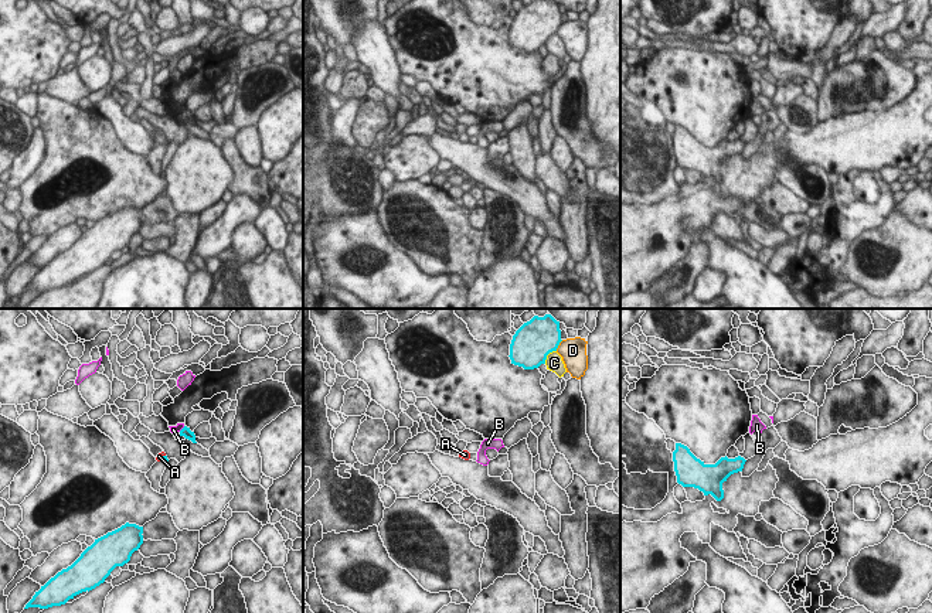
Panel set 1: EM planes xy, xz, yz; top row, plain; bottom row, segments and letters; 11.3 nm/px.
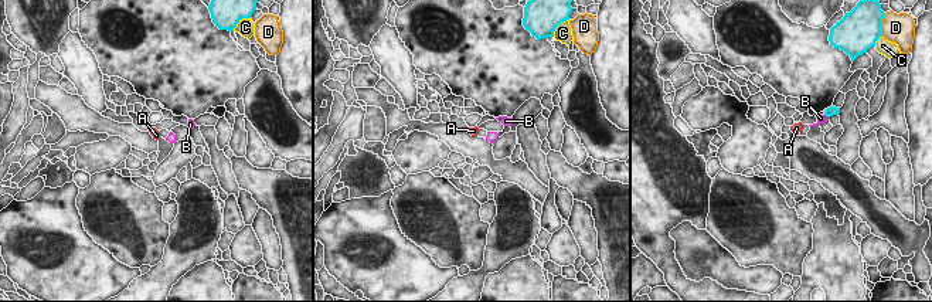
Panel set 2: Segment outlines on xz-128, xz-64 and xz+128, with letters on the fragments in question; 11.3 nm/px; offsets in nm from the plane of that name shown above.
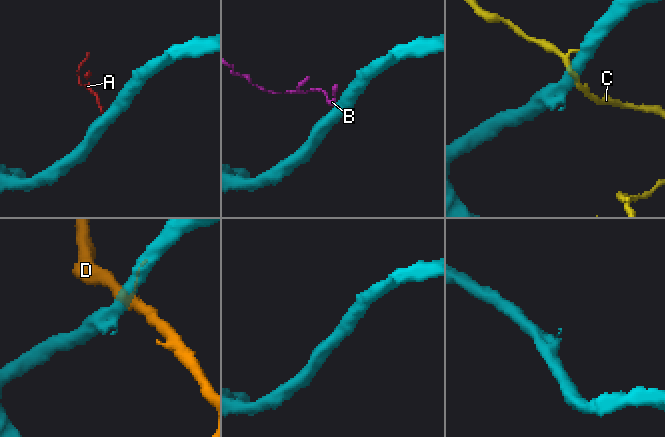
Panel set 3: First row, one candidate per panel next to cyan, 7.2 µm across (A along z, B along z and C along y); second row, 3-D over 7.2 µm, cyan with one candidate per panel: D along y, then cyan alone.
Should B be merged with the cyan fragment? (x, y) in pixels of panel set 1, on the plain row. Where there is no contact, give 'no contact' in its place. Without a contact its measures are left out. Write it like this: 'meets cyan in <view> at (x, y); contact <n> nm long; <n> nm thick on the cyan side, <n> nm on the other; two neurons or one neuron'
meets cyan in xy at (183, 111); contact 100 nm long; 120 nm thick on the cyan side, 90 nm on the other; two neurons

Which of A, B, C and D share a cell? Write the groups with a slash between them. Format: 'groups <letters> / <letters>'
groups A / B / C / D

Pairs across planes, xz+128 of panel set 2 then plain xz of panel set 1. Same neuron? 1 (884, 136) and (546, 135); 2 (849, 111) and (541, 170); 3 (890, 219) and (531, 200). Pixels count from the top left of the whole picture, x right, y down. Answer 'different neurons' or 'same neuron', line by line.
1: different neurons
2: different neurons
3: same neuron

